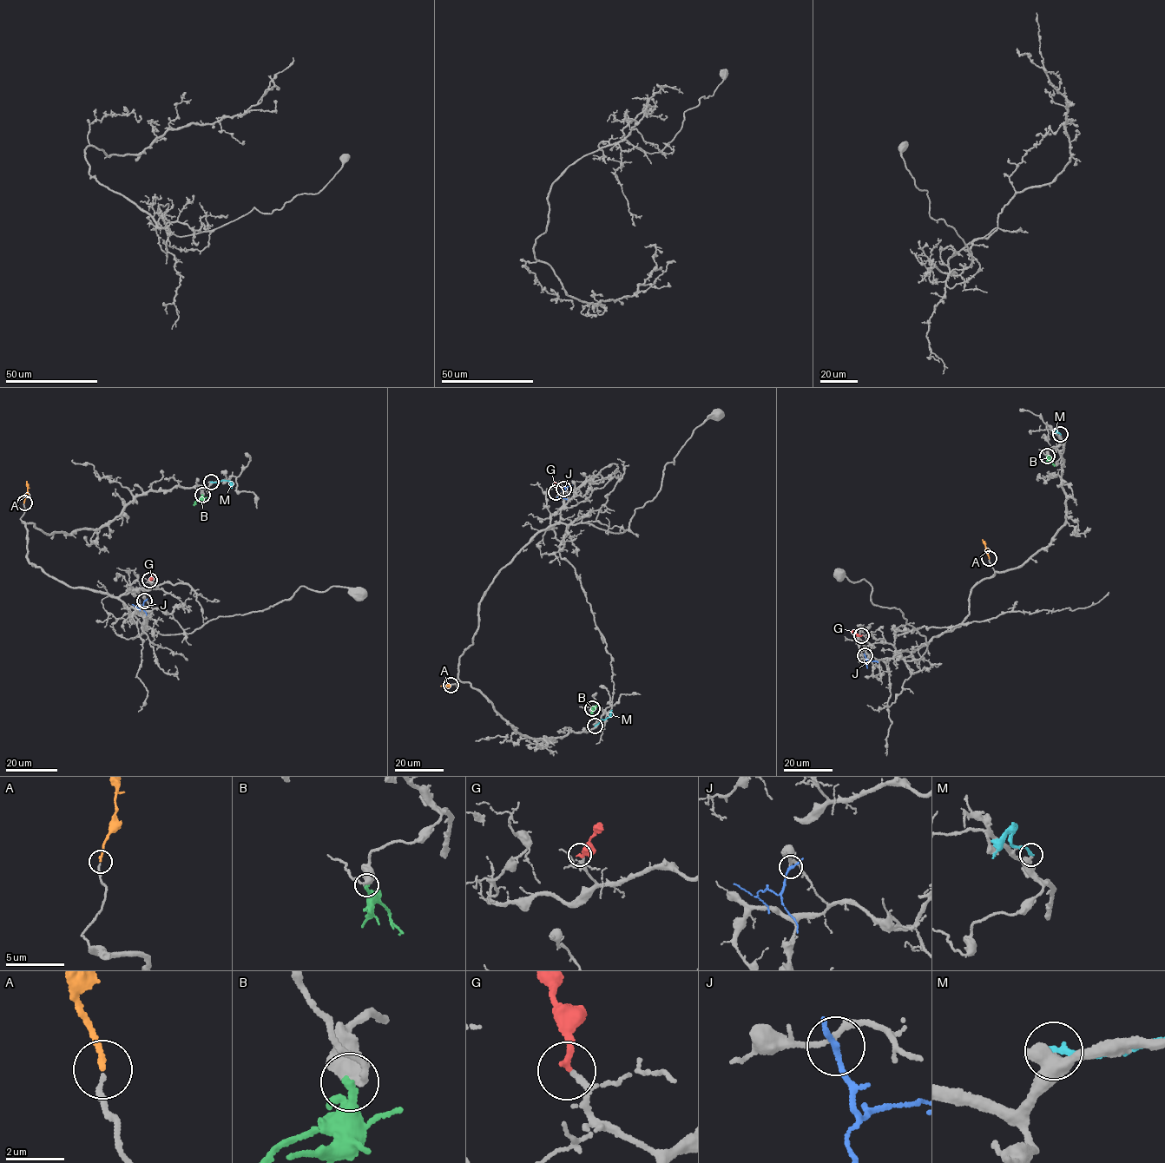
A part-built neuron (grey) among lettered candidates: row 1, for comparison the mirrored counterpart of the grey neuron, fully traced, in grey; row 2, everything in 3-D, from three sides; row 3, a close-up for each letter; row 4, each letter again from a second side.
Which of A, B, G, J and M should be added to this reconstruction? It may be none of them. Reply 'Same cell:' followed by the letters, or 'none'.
Same cell: A, G

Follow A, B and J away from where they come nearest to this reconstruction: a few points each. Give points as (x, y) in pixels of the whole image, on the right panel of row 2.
A: (989, 558), (983, 540)
B: (1047, 456), (1055, 466)
J: (865, 655), (867, 661), (878, 662)

